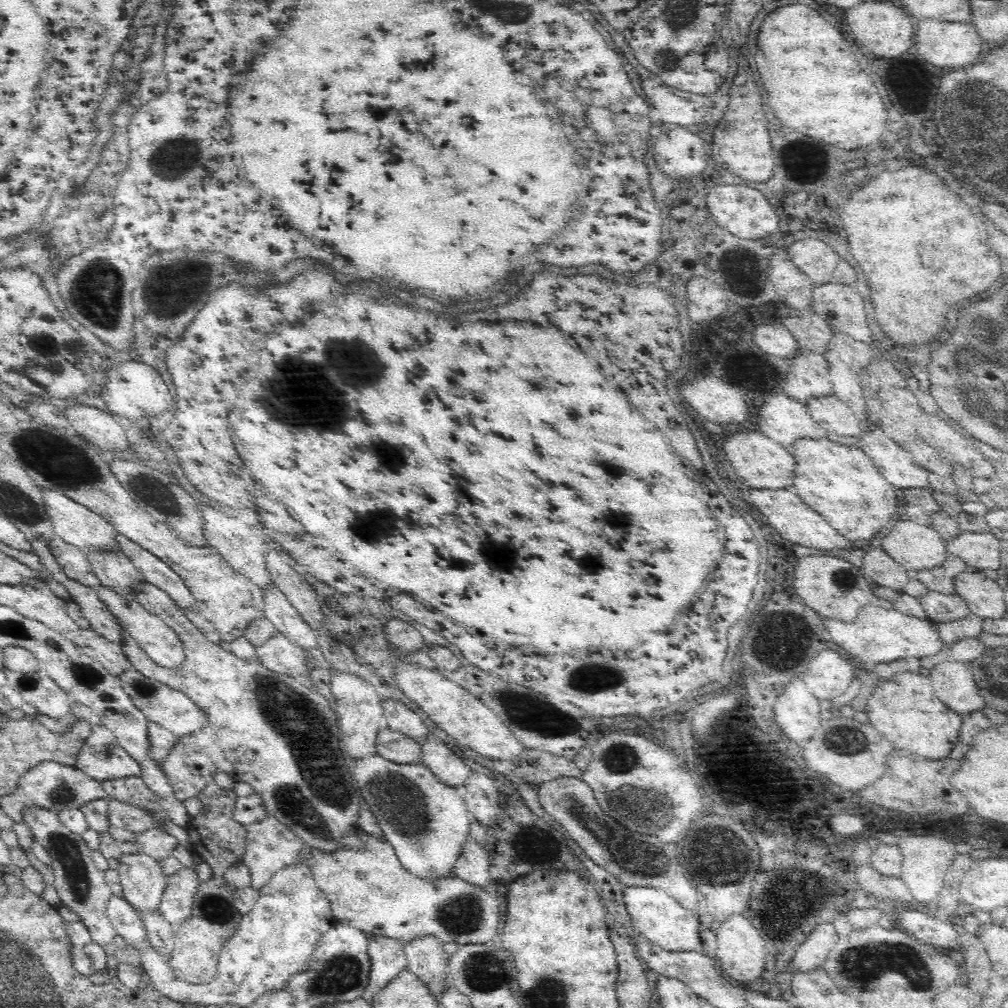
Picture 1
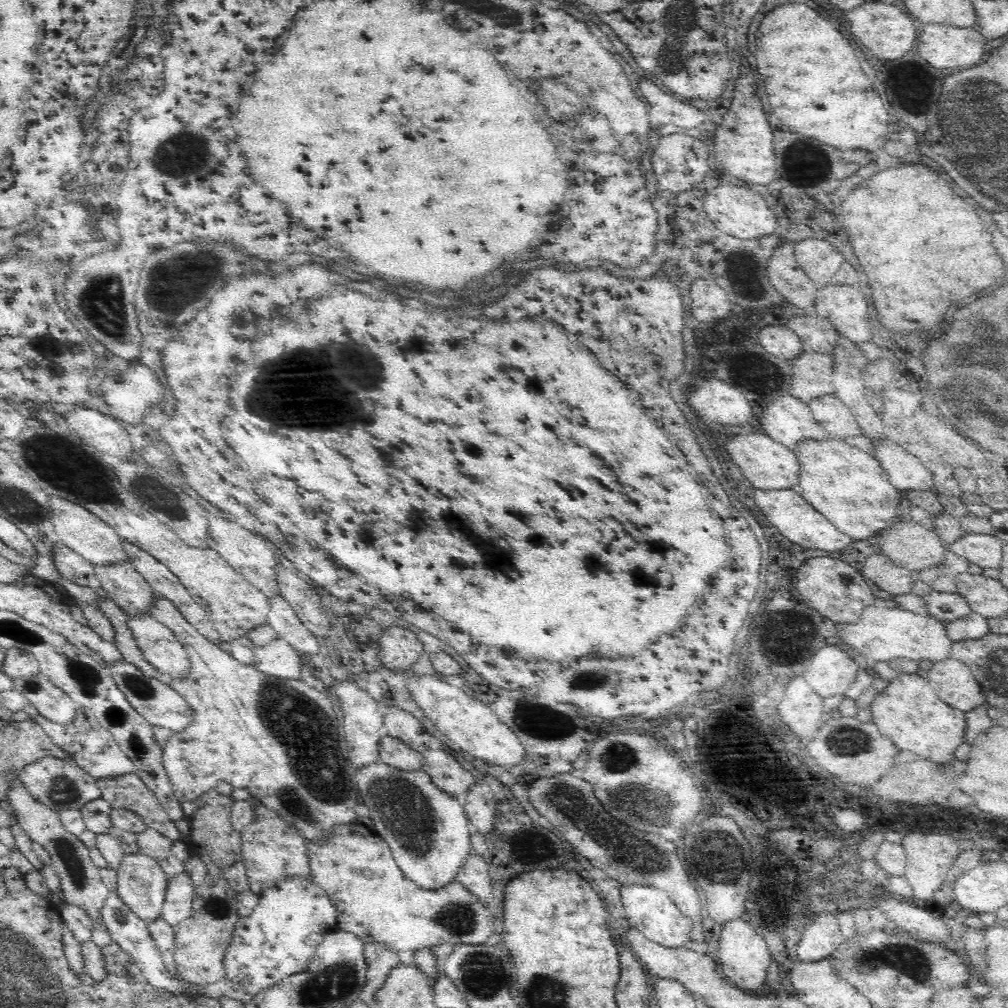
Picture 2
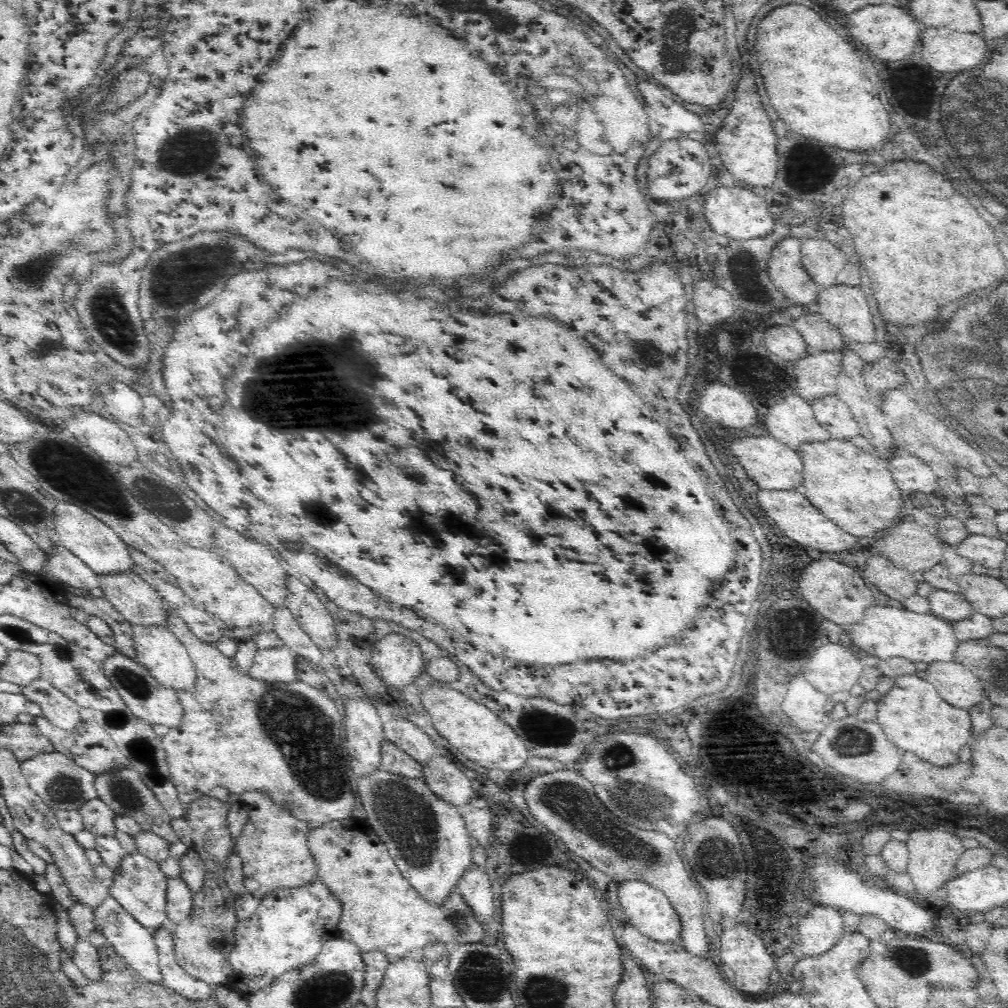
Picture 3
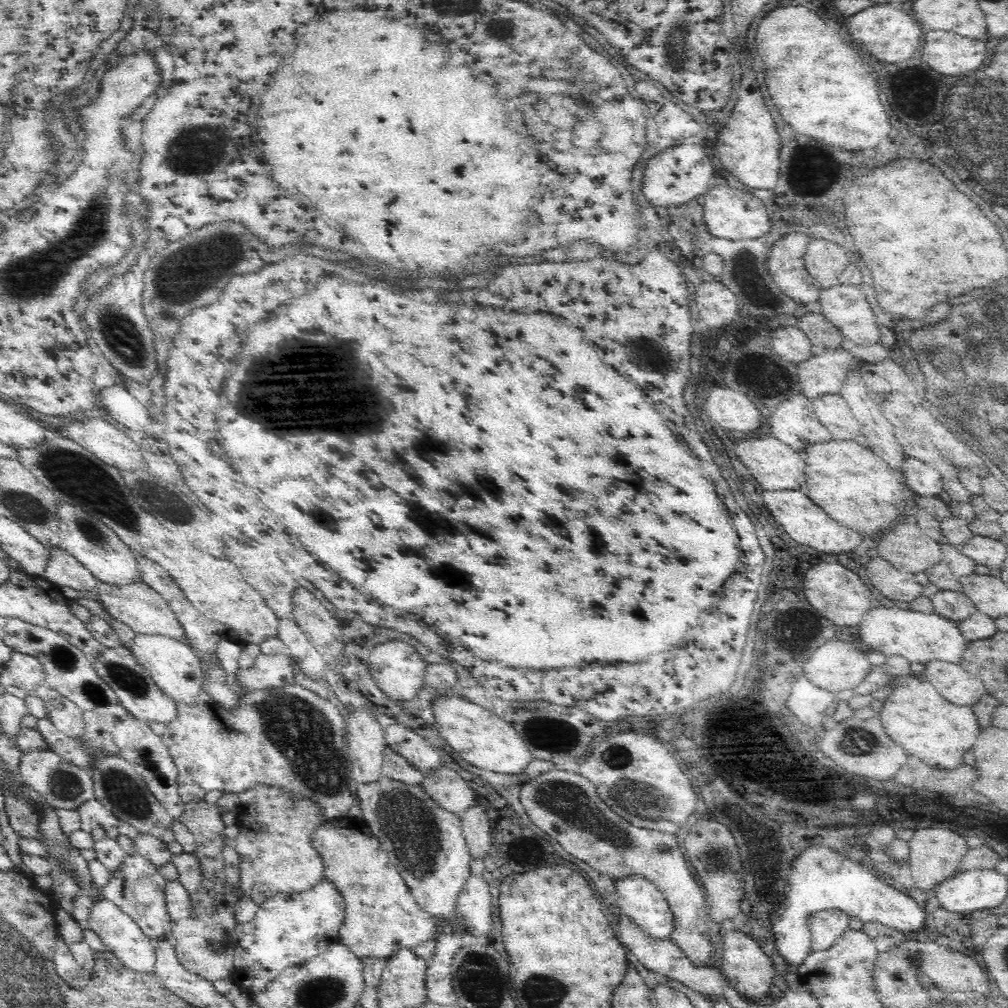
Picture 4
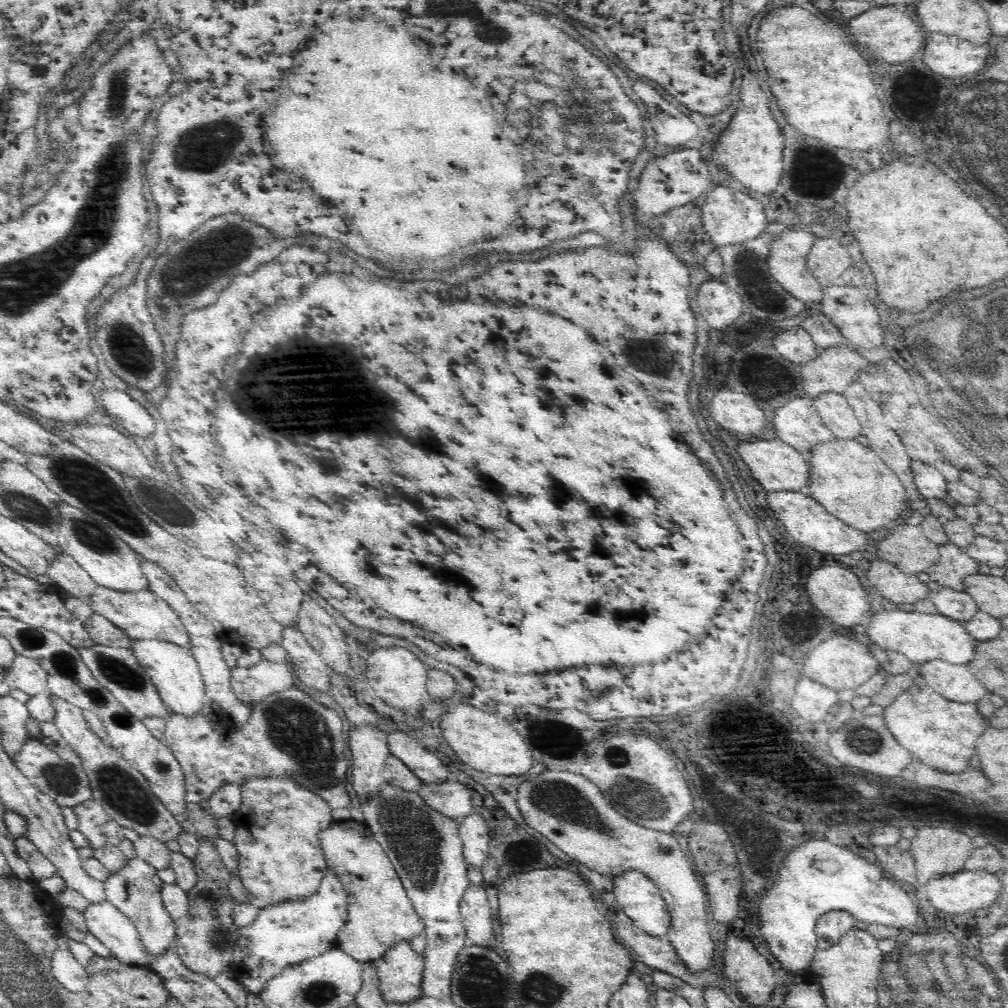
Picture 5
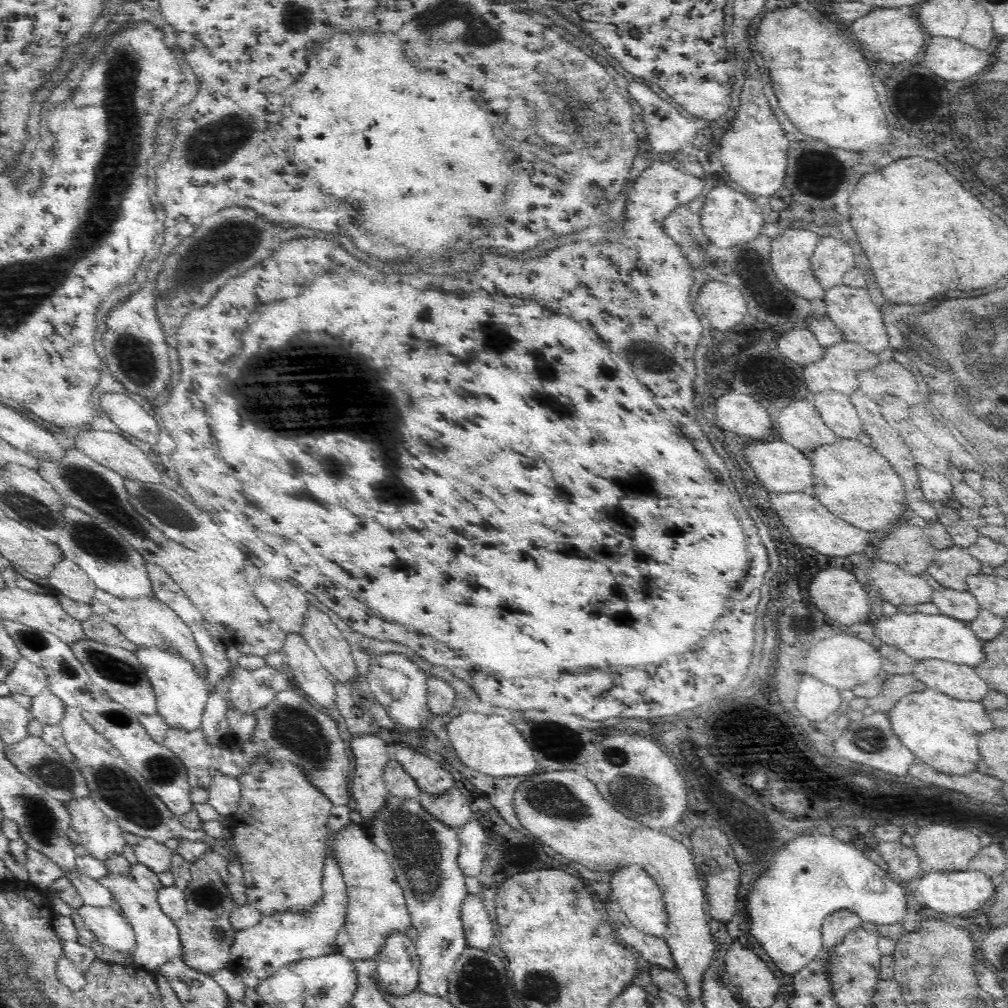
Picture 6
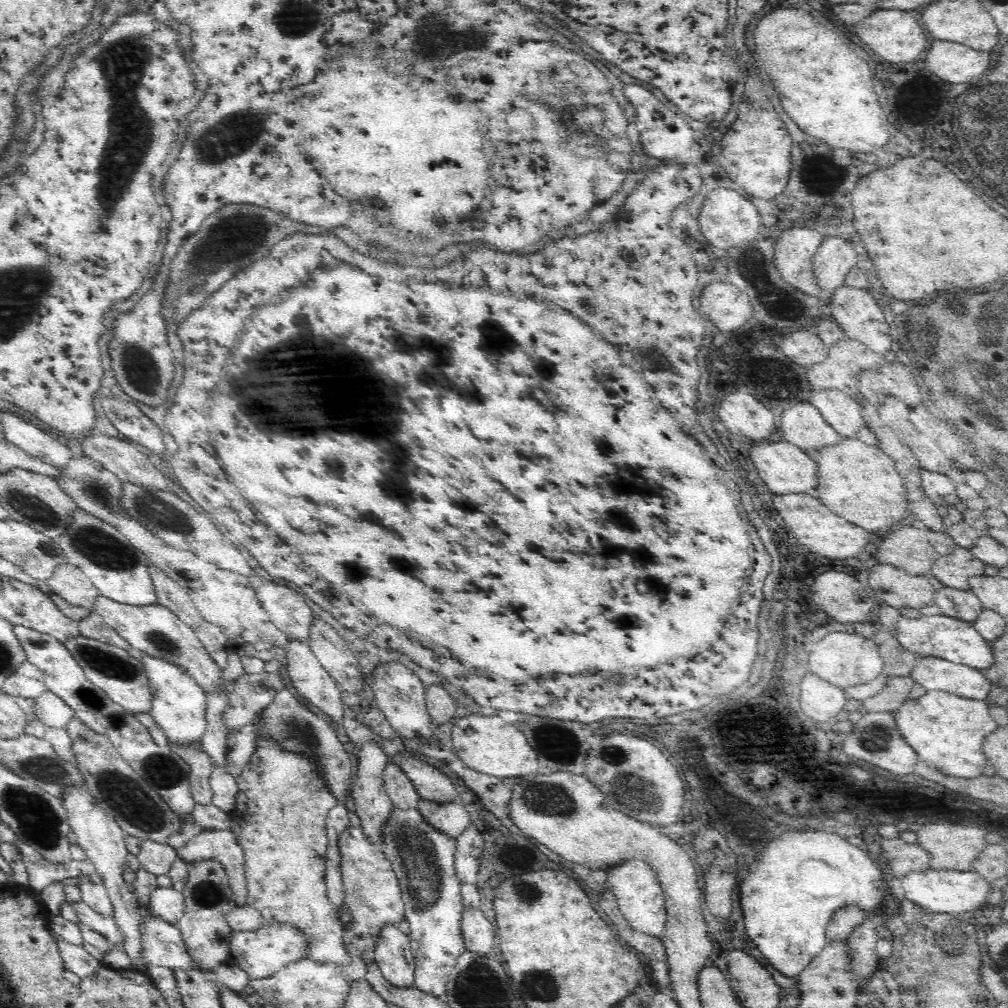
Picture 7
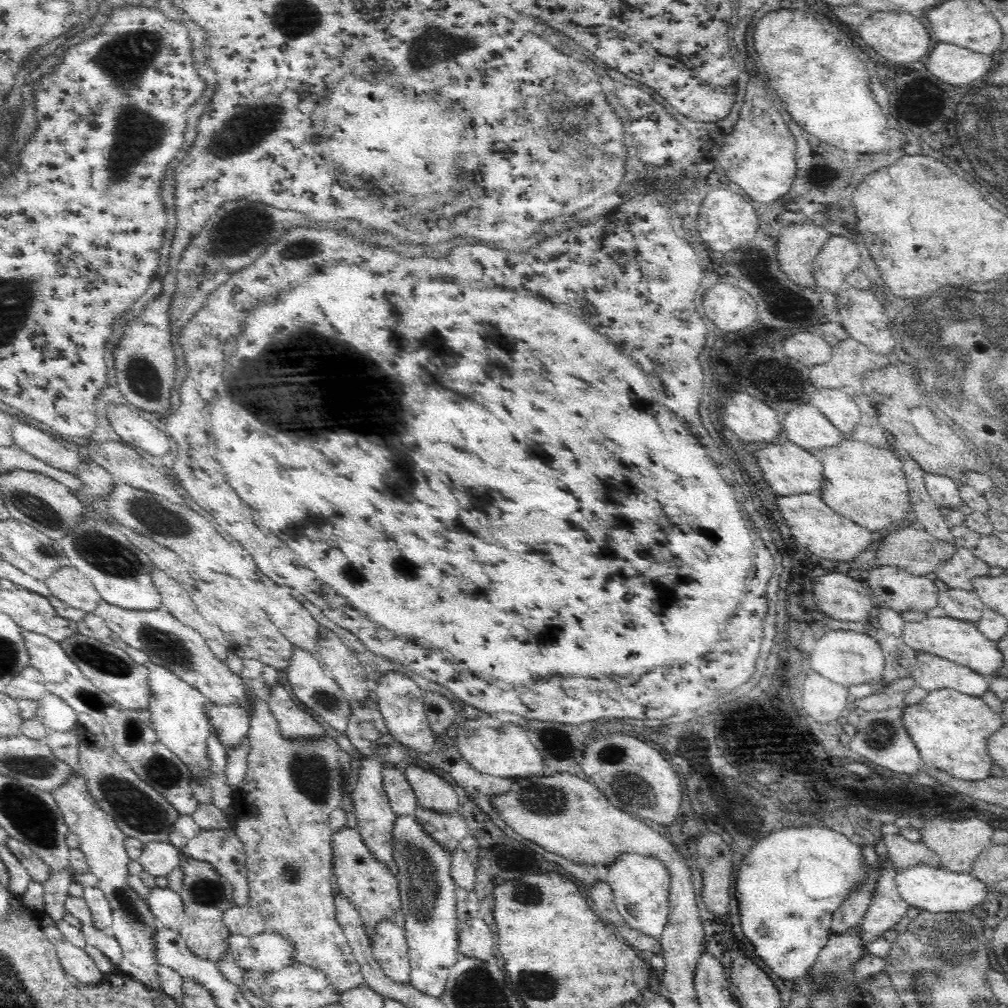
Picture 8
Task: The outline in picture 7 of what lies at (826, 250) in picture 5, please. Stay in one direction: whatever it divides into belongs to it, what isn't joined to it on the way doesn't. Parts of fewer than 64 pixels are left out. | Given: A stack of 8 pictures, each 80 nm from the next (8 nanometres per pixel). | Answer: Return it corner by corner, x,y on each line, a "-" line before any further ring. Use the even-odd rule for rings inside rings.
840,236
824,237
813,256
818,286
827,294
845,284
846,275
857,266
857,250

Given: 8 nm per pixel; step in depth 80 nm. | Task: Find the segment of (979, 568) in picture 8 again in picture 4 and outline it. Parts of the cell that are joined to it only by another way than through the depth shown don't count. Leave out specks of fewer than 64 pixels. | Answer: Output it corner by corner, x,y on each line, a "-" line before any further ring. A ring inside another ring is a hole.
943,542
941,550
943,553
942,560
925,570
925,574
928,576
928,580
940,591
961,592
960,577
974,574
976,564
972,559
968,559
968,557
960,553
958,547

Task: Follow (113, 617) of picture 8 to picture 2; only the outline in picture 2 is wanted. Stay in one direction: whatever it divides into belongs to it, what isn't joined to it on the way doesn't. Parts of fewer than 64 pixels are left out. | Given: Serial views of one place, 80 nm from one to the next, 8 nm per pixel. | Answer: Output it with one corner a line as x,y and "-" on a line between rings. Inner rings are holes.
128,559
117,563
106,563
105,565
93,565
95,575
101,582
101,587
110,593
110,598
120,606
124,612
151,614
151,597
153,588
146,579
138,572
138,569

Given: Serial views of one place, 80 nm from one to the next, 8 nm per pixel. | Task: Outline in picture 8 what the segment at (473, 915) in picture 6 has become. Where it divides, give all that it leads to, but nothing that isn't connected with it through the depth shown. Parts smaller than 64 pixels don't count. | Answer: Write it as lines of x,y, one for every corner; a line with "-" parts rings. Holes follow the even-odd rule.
475,916
467,918
459,930
459,951
461,955
490,960
493,957
494,934
492,928
480,918

